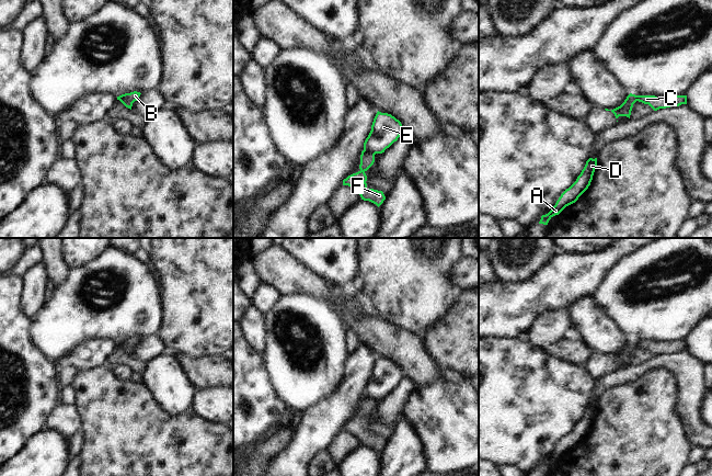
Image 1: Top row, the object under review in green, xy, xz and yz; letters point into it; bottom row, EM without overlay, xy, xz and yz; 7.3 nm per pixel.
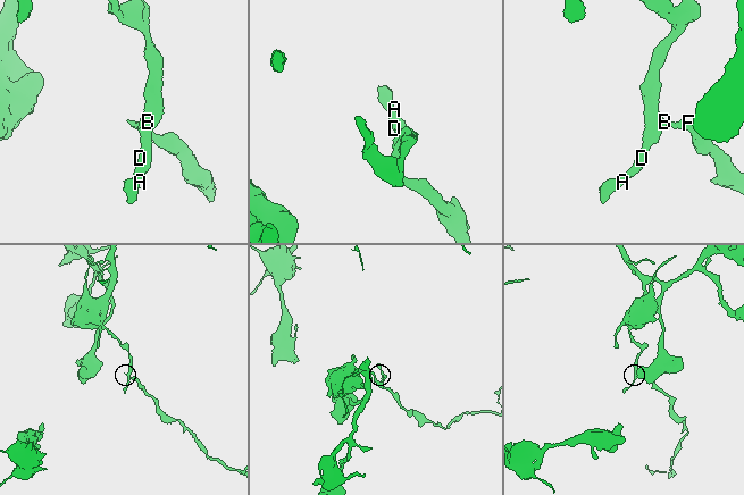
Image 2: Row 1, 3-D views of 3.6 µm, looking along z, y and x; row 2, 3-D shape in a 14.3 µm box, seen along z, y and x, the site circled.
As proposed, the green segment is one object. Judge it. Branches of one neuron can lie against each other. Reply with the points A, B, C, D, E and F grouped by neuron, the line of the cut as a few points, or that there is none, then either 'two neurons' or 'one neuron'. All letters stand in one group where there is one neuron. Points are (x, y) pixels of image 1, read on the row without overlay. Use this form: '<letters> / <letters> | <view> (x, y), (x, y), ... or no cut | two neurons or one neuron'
A B D E / C F | xz (364, 395), (375, 399) | two neurons

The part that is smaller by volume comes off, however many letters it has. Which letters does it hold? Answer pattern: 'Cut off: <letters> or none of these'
Cut off: C, F

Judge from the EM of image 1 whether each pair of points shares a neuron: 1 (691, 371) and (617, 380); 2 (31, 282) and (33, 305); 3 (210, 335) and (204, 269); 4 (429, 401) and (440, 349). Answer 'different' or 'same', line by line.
1: same
2: same
3: same
4: different

